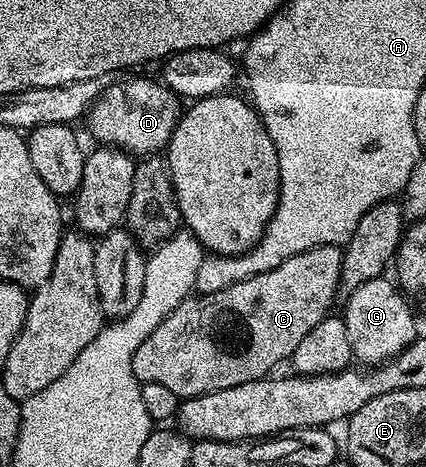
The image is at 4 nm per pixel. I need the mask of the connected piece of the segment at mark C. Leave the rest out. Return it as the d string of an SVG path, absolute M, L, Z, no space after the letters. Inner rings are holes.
M322 243L319 247L305 249L305 253L297 253L293 257L289 257L289 261L281 261L281 265L277 265L277 269L269 269L251 275L247 279L242 279L240 283L230 283L229 286L220 291L208 291L196 294L194 297L188 297L184 303L177 305L177 309L173 309L173 313L169 313L169 317L165 317L165 321L161 321L161 325L157 325L157 329L153 329L153 333L149 333L149 337L145 337L145 341L141 341L141 345L137 345L137 349L133 353L133 373L139 378L140 384L165 385L172 393L177 393L180 400L191 399L194 395L204 395L210 391L229 389L233 385L245 385L249 381L257 381L270 376L274 372L271 370L282 359L283 362L290 360L291 355L297 349L297 345L301 345L301 337L305 337L305 333L309 333L309 329L313 329L313 325L317 325L322 319L328 318L330 311L327 310L330 309L331 302L337 299L339 295L342 260L342 246L334 243Z

